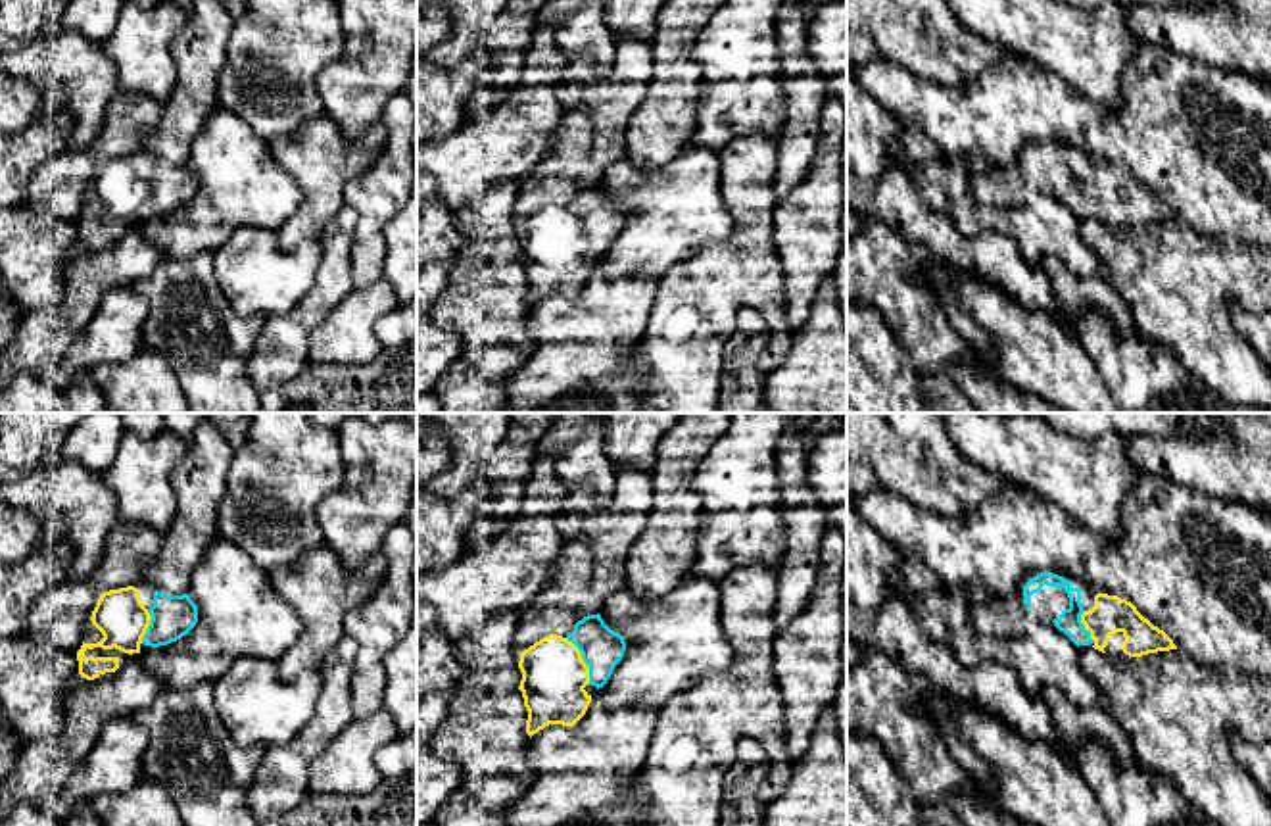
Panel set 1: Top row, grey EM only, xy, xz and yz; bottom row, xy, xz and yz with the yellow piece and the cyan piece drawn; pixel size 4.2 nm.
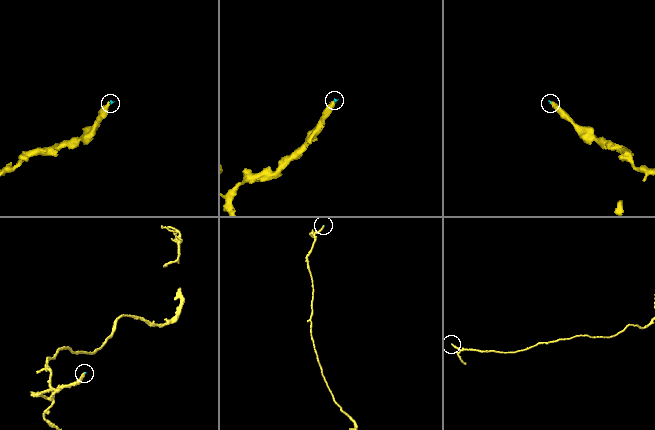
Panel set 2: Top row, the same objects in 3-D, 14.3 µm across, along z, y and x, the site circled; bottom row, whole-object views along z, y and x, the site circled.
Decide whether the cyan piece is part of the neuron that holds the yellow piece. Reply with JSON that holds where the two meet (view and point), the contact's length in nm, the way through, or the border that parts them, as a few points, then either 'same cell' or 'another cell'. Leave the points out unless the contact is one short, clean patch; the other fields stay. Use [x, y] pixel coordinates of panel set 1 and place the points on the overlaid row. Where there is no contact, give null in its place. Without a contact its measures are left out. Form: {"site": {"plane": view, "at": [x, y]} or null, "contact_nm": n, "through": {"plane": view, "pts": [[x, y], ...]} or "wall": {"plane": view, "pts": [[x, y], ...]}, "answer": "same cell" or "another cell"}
{"site": {"plane": "xz", "at": [582, 659]}, "contact_nm": 220, "through": {"plane": "xz", "pts": [[553, 673], [582, 659], [592, 650], [601, 648]]}, "answer": "same cell"}

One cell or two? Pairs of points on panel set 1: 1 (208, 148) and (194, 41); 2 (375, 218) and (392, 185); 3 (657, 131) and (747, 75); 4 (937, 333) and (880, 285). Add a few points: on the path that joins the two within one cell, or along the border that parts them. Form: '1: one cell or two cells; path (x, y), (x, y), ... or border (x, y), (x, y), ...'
1: two cells; border (217, 104), (194, 139), (187, 162)
2: one cell; path (375, 210), (375, 202), (384, 193)
3: two cells; border (695, 62), (701, 89), (697, 121), (688, 141)
4: one cell; path (924, 327), (893, 298)

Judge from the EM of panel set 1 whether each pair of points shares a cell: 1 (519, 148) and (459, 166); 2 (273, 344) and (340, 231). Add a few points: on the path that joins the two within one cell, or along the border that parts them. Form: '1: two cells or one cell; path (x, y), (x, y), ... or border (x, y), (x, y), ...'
1: one cell; path (503, 148), (490, 148), (475, 156)
2: one cell; path (302, 317), (333, 285), (335, 260)

